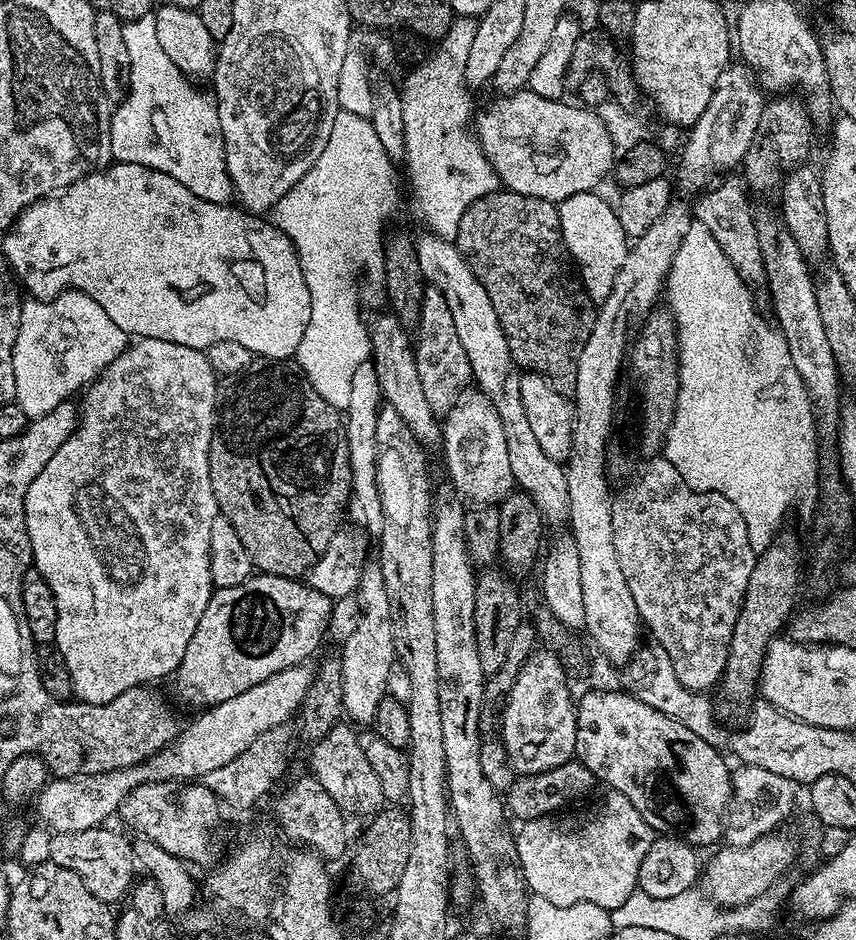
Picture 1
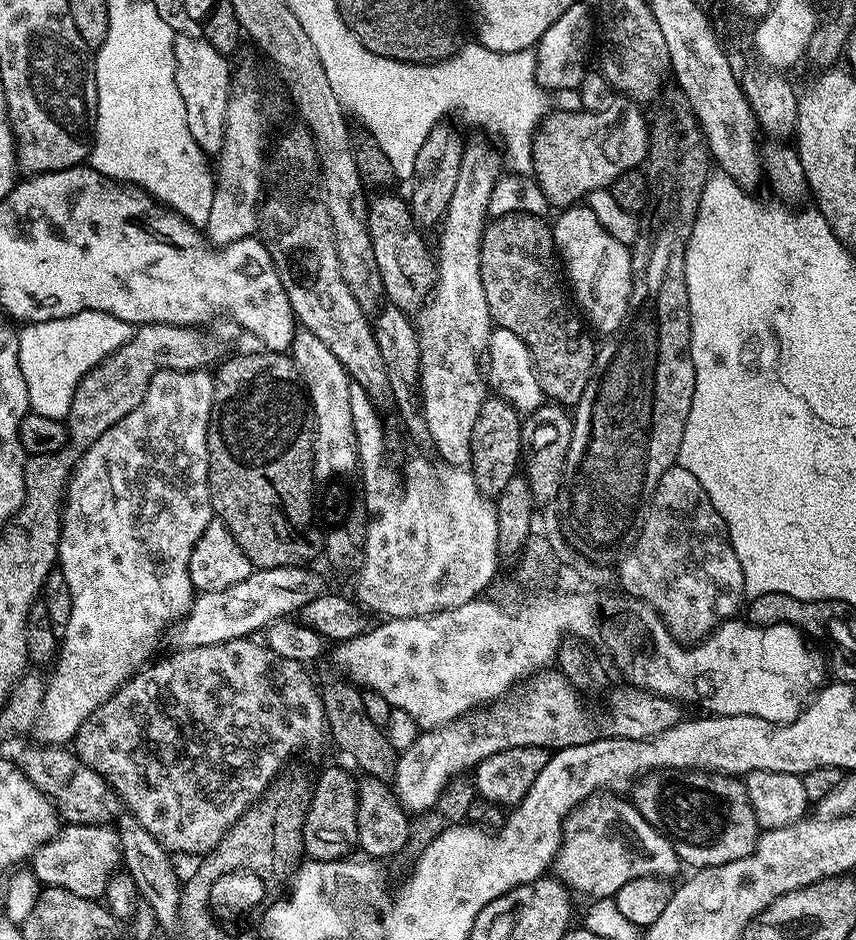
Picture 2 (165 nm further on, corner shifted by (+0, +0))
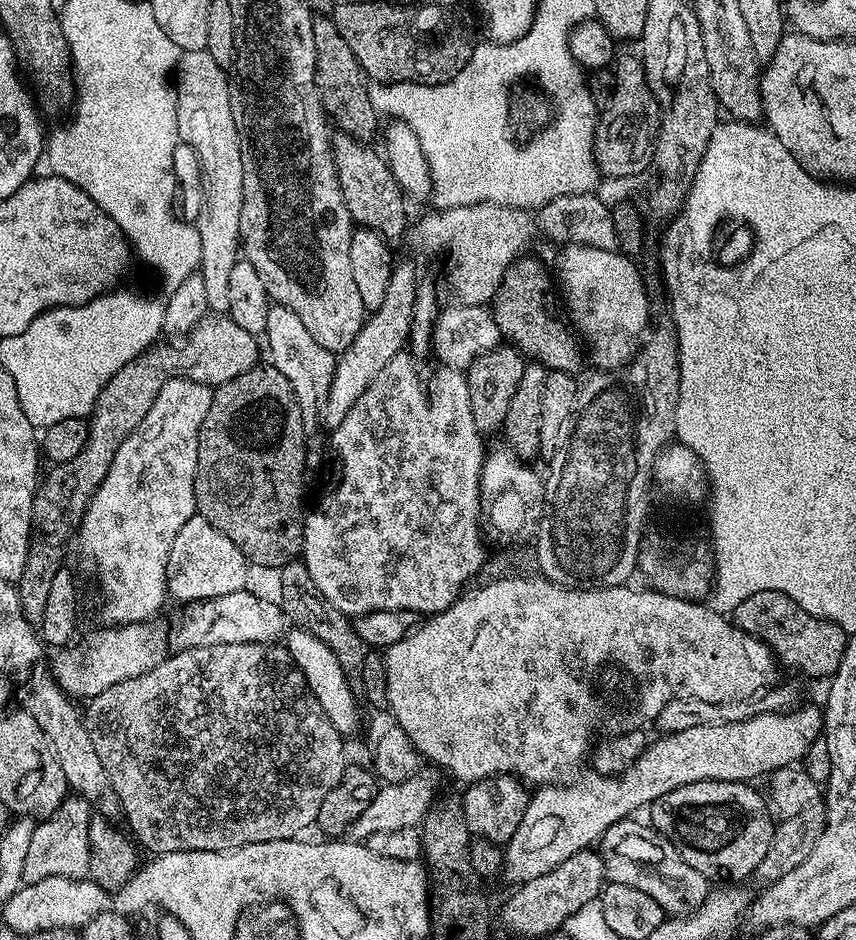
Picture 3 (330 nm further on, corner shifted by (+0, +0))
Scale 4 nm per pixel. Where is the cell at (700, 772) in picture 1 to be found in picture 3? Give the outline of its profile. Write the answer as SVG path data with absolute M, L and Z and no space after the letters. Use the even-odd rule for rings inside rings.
M703 780L702 782L694 782L690 786L678 786L678 790L670 790L666 794L662 794L662 798L658 798L650 805L650 813L652 812L651 827L655 828L661 836L665 836L674 846L674 850L678 850L680 857L690 866L694 866L694 870L698 870L698 874L702 874L710 882L744 882L747 876L751 877L756 871L756 867L762 862L762 858L766 858L766 850L770 850L770 838L774 827L774 817L769 809L768 801L763 795L760 796L755 792L753 785L748 782L737 782L734 780Z

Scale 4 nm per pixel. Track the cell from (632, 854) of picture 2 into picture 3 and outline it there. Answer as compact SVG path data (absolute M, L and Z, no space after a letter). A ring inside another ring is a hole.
M629 818L619 820L604 831L598 841L598 851L604 863L605 877L611 883L634 886L634 890L650 894L669 917L687 916L702 906L710 891L710 881L687 864L665 836L644 824L639 824L636 818Z

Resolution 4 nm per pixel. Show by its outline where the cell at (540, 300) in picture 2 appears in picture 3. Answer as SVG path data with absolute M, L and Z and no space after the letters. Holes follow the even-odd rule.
M532 254L521 256L508 267L504 281L496 290L490 311L498 322L501 333L507 339L509 336L513 340L509 341L525 357L531 358L535 363L543 364L545 368L553 372L576 374L579 373L582 344L577 333L570 327L565 313L564 316L560 313L562 304L558 299L558 288L554 283L553 273L549 272L544 269L543 262L535 260Z

